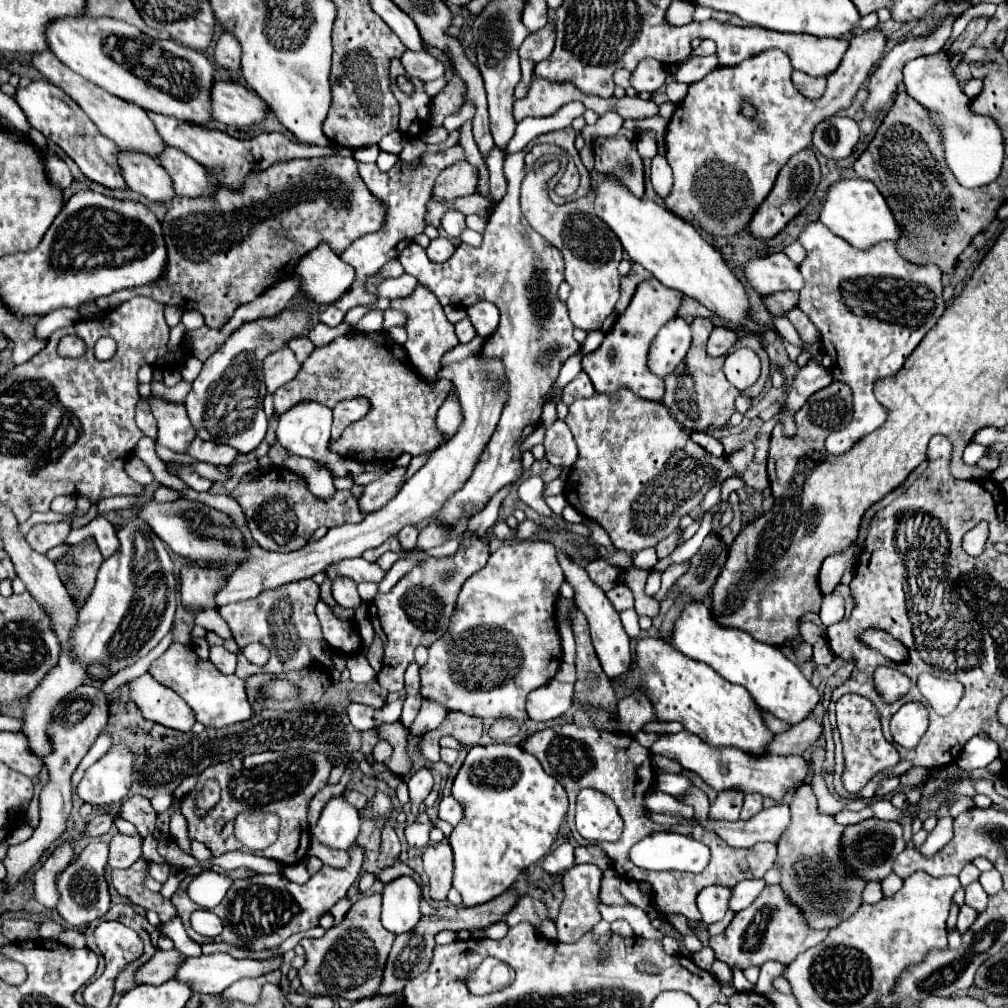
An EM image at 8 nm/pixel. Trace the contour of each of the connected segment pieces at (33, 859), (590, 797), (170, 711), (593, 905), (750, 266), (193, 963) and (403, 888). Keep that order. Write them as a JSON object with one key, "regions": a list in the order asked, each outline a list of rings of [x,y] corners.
{"regions":[[[[85,686],[83,696],[71,698],[71,700],[67,698],[63,702],[63,706],[59,708],[59,714],[47,726],[47,736],[49,736],[49,742],[53,744],[53,748],[51,748],[51,754],[43,758],[43,762],[49,770],[49,782],[43,786],[43,790],[39,794],[39,814],[41,814],[39,826],[35,828],[33,836],[27,842],[9,848],[7,858],[3,860],[3,864],[7,868],[7,876],[3,878],[3,890],[5,892],[15,888],[23,880],[23,876],[41,860],[41,856],[47,852],[47,848],[63,836],[63,832],[67,828],[71,808],[73,808],[73,802],[71,802],[71,794],[73,794],[71,776],[77,770],[83,756],[93,746],[93,742],[97,740],[97,736],[107,726],[107,720],[109,720],[109,706],[107,706],[105,694],[95,686]]],[[[581,792],[579,798],[577,798],[577,814],[575,814],[575,820],[577,820],[577,832],[587,838],[587,840],[593,840],[593,842],[601,842],[601,840],[607,840],[607,842],[613,842],[621,836],[623,832],[623,820],[613,804],[613,800],[609,800],[609,796],[601,796],[601,792]]],[[[143,674],[127,682],[129,698],[137,704],[143,718],[177,732],[189,732],[195,724],[191,708],[177,696],[177,692],[165,688],[151,674]]],[[[579,864],[579,866],[567,870],[567,874],[563,876],[565,900],[563,900],[559,916],[555,920],[555,926],[559,932],[559,942],[577,942],[583,936],[583,932],[591,930],[599,922],[601,914],[597,910],[597,904],[599,904],[601,876],[603,876],[603,872],[595,864]]],[[[785,252],[749,260],[745,266],[745,276],[749,284],[763,296],[769,296],[781,290],[799,292],[805,284],[799,268],[787,258]]],[[[209,954],[187,958],[181,964],[177,978],[187,980],[193,984],[193,992],[203,994],[221,994],[233,982],[241,978],[259,978],[273,970],[279,970],[283,964],[281,956],[267,958],[267,960],[237,960],[229,954]]],[[[409,876],[397,878],[385,886],[381,908],[381,924],[385,926],[385,930],[403,934],[417,924],[417,920],[421,918],[419,894],[421,886],[415,884]]]]}

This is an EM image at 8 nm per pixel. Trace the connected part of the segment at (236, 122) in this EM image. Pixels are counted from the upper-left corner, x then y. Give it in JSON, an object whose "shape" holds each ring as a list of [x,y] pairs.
{"shape":[[[215,82],[211,90],[213,118],[227,126],[249,128],[267,118],[269,106],[237,82]]]}

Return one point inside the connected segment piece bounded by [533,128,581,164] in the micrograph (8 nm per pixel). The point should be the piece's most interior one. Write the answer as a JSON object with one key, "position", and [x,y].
{"position":[564,138]}

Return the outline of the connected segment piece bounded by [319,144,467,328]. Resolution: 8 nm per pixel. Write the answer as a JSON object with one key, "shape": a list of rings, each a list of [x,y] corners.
{"shape":[[[461,144],[449,148],[447,152],[441,150],[441,152],[425,152],[421,158],[413,160],[413,162],[405,162],[405,160],[397,160],[395,166],[389,170],[389,172],[381,172],[377,168],[377,164],[363,164],[359,162],[357,168],[359,168],[359,174],[363,178],[363,182],[367,184],[367,188],[379,198],[383,200],[389,210],[387,210],[387,220],[381,228],[381,232],[375,232],[375,234],[365,234],[361,236],[359,240],[355,240],[343,254],[341,254],[341,260],[345,260],[349,266],[355,268],[355,280],[349,288],[349,292],[345,292],[337,302],[333,302],[327,310],[323,310],[319,314],[319,322],[335,328],[343,322],[347,310],[355,308],[355,306],[363,306],[363,304],[373,304],[377,300],[375,294],[369,294],[367,288],[365,288],[365,282],[369,276],[377,274],[379,268],[389,262],[389,260],[395,260],[401,250],[405,246],[409,246],[413,242],[413,238],[417,234],[421,234],[425,230],[425,204],[431,200],[431,192],[433,192],[433,182],[435,178],[441,174],[443,168],[451,166],[451,164],[457,164],[461,160],[467,160],[465,158],[465,150]]]}

